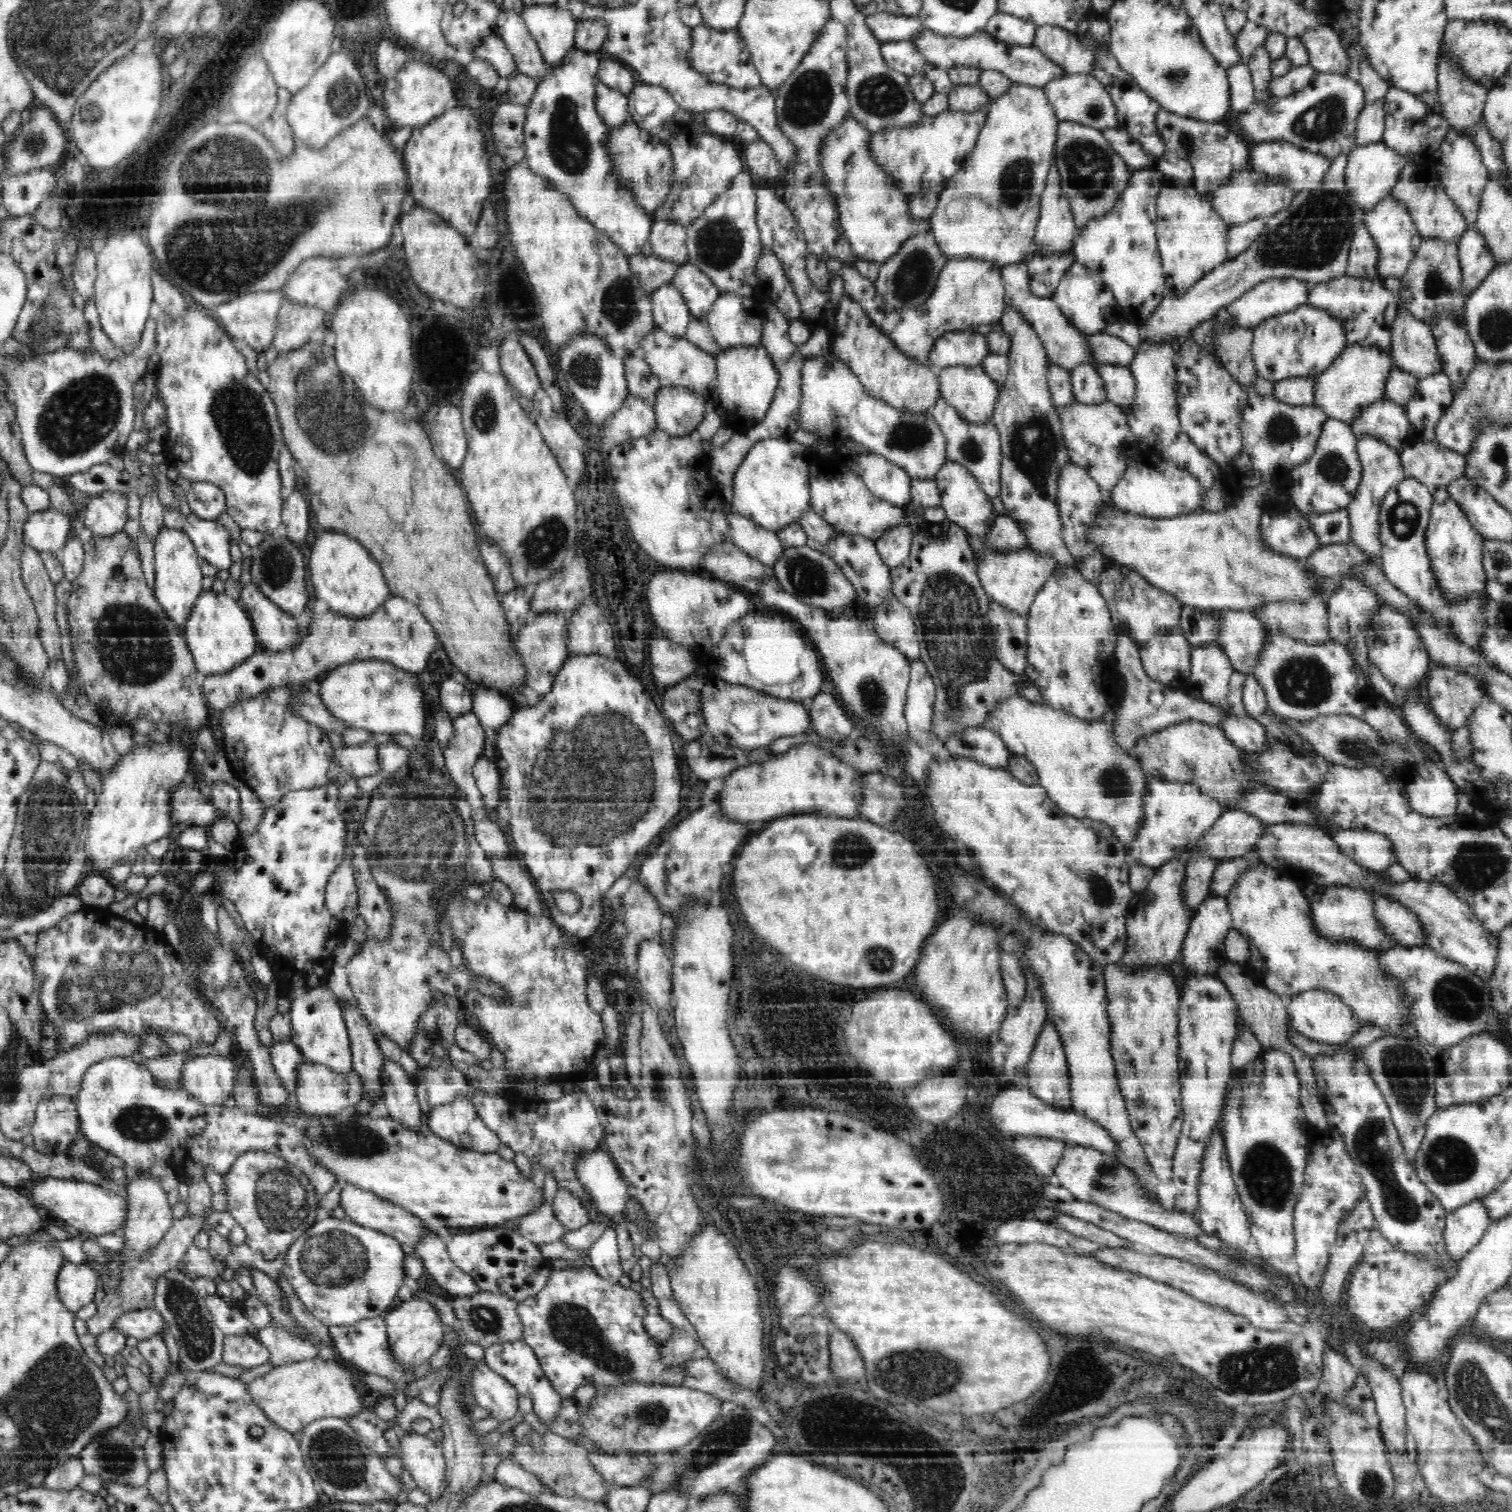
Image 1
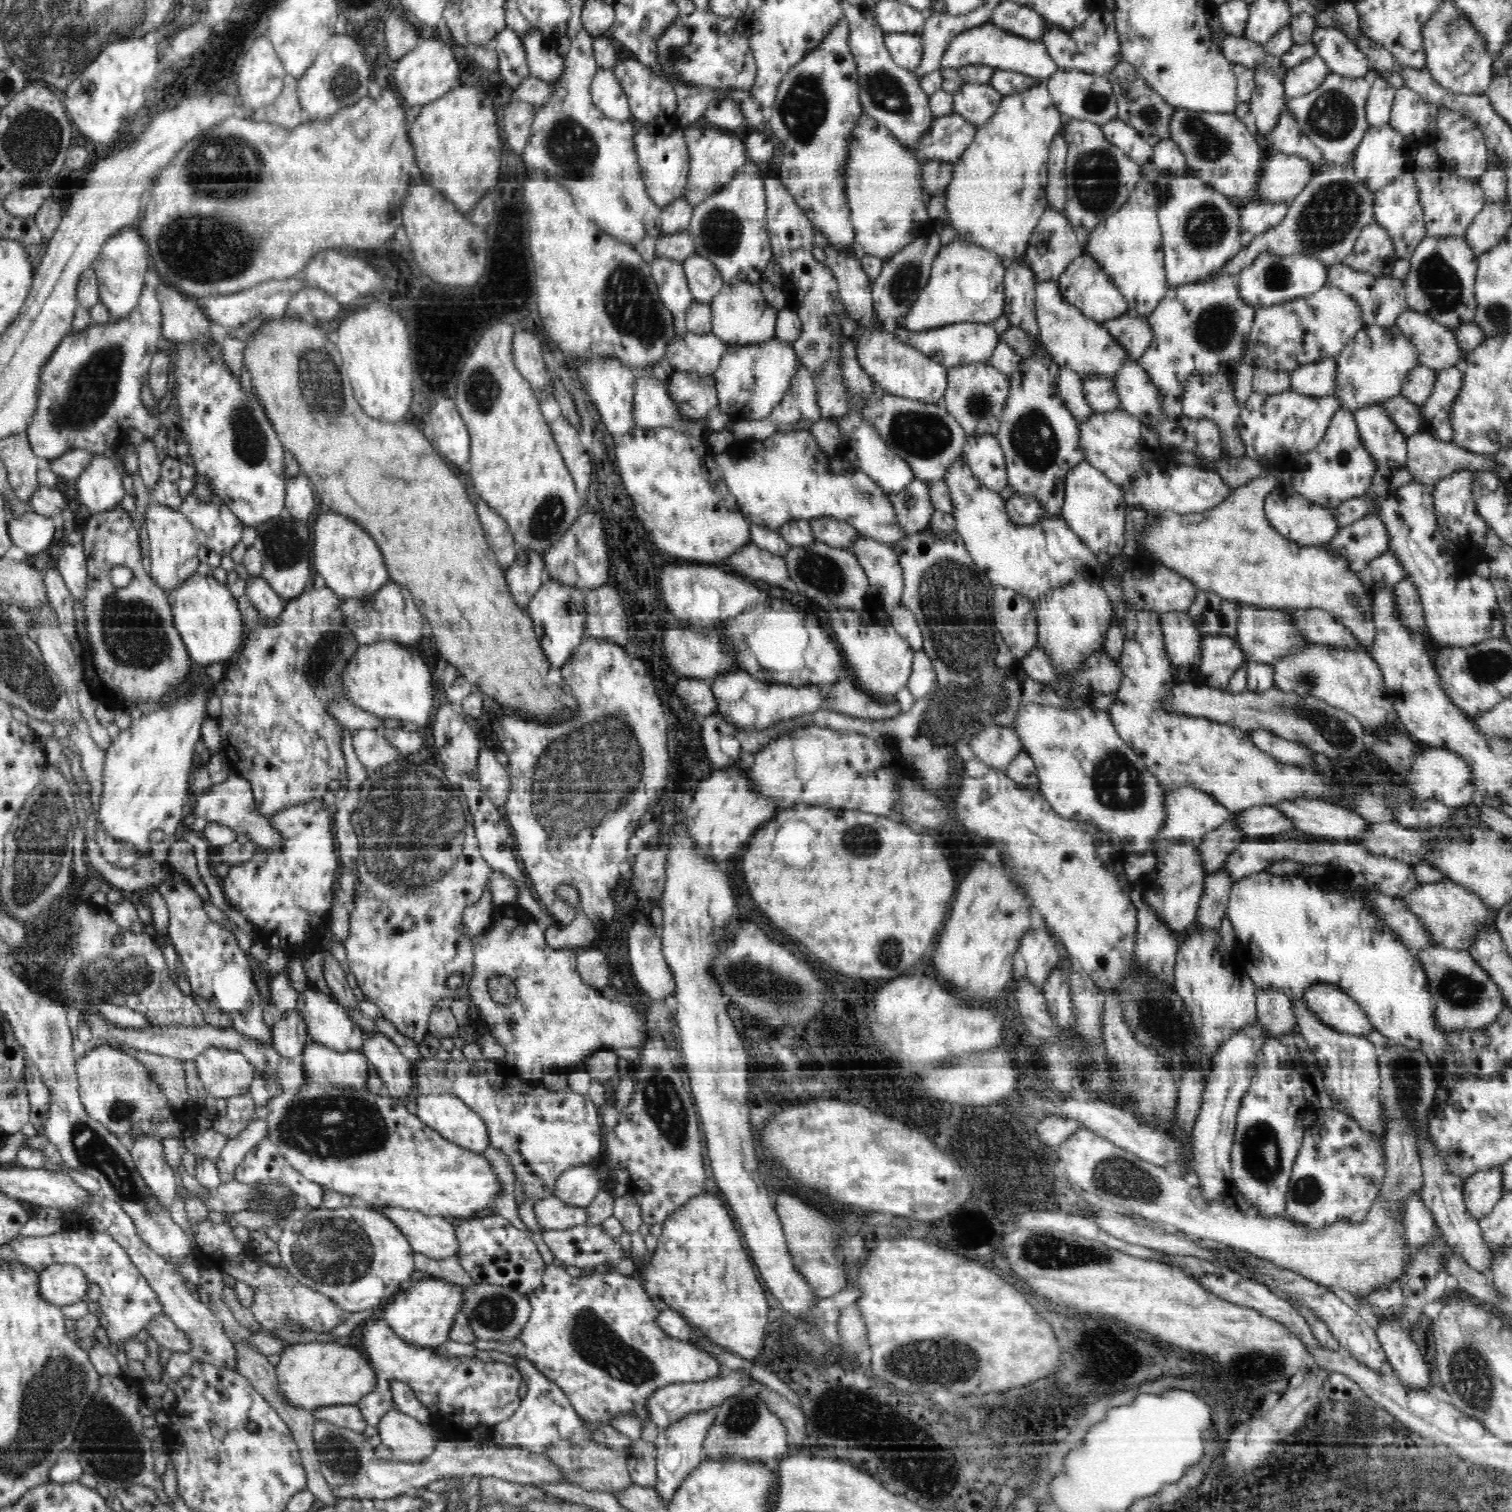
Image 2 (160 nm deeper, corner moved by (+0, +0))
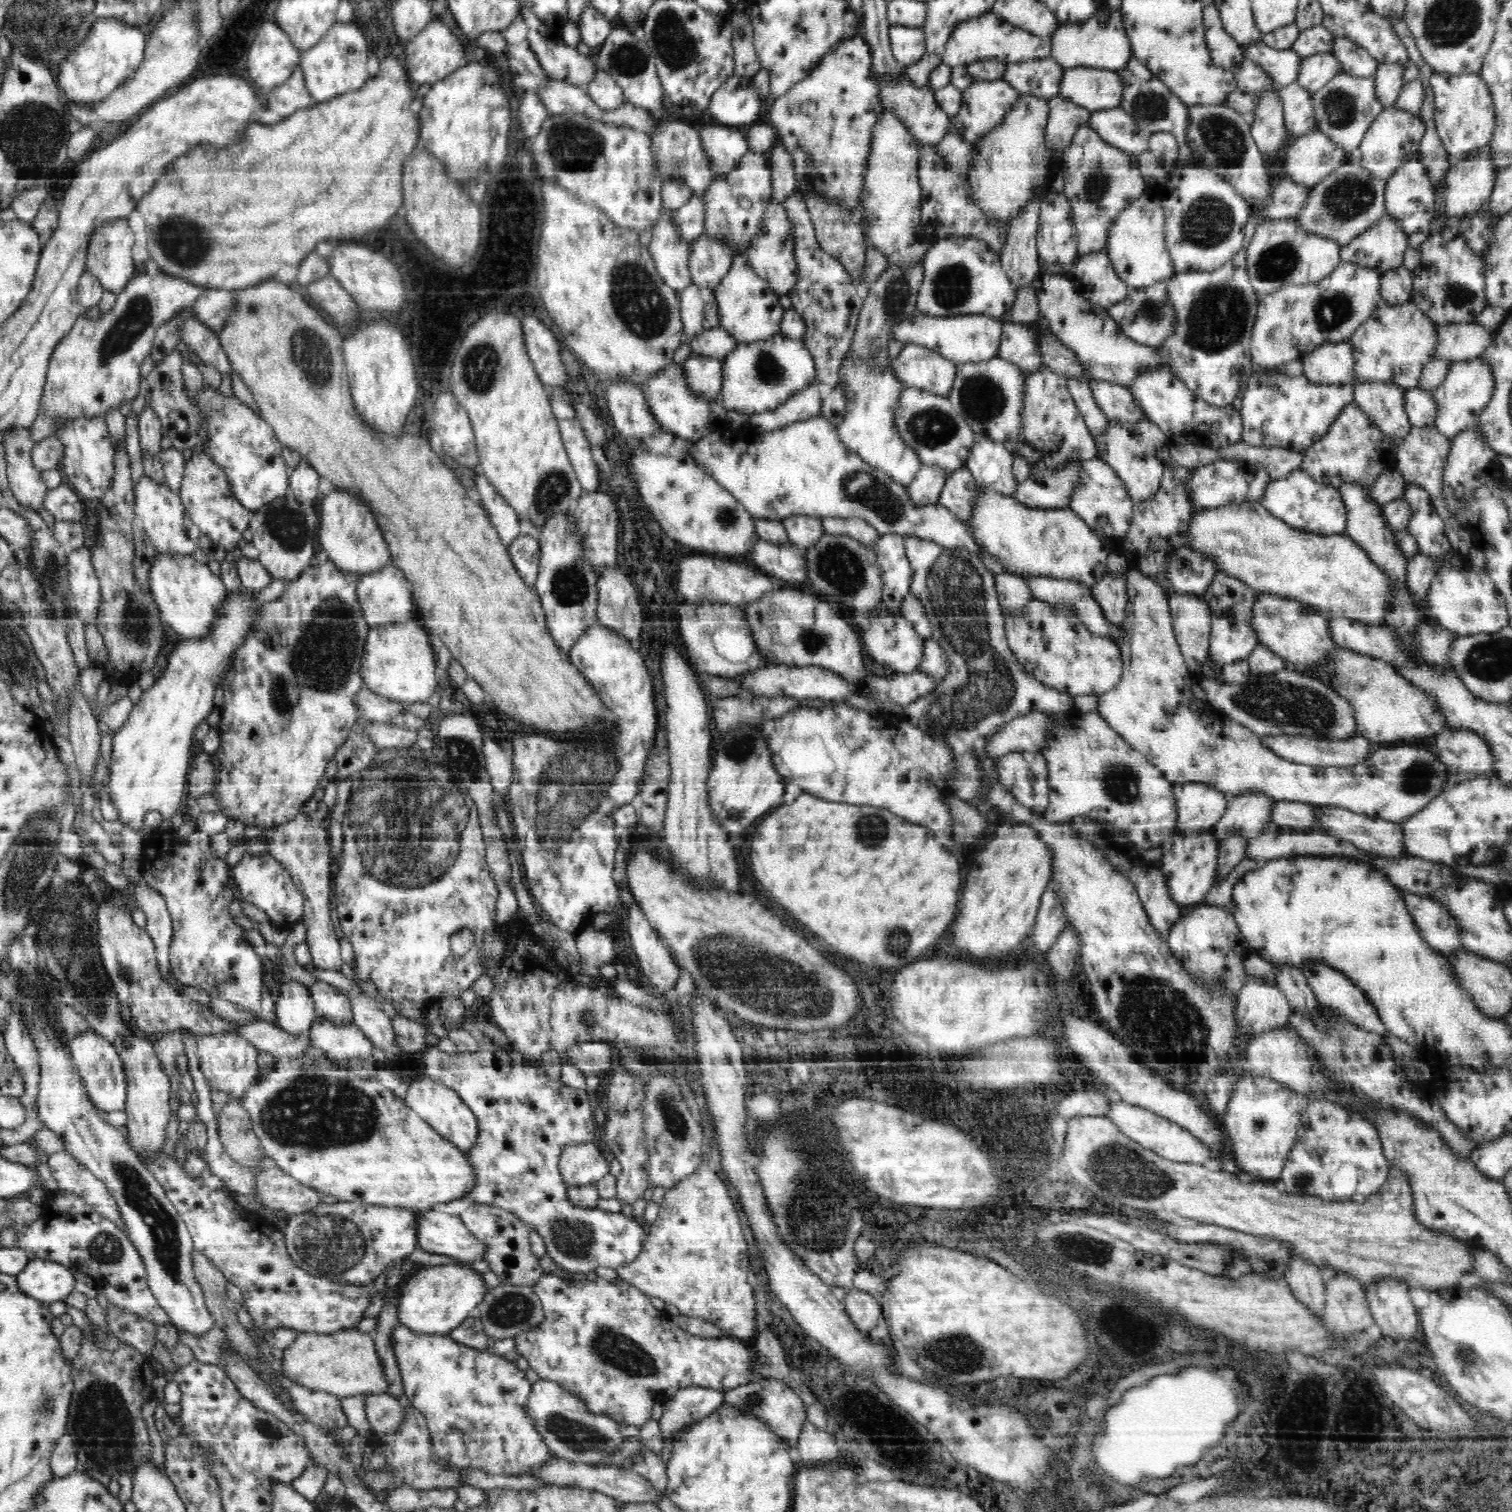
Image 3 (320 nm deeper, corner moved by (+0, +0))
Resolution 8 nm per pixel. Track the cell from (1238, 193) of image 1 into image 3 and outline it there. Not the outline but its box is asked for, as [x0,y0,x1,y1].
[1282,127,1353,189]

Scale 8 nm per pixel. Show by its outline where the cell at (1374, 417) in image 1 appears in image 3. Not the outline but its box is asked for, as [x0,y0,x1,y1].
[1404,387,1436,427]

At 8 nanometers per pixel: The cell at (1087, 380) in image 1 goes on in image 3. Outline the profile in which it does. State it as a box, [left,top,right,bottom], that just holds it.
[1090,379,1144,421]

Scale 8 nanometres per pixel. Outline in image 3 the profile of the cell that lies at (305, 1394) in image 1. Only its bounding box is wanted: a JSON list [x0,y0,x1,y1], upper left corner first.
[280,1328,388,1399]

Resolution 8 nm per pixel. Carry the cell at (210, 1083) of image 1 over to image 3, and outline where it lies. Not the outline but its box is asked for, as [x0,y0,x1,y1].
[197,1031,259,1096]

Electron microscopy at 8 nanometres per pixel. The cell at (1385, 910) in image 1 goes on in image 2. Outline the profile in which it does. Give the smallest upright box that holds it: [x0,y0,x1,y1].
[1402,883,1496,949]

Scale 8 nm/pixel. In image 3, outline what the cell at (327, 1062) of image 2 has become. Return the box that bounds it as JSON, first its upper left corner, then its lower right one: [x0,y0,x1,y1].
[309,1019,375,1069]

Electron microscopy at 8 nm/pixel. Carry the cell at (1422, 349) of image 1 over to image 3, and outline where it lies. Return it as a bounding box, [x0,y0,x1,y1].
[1431,322,1498,363]

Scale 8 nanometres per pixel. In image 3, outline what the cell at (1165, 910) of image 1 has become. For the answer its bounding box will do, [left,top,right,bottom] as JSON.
[1160,833,1219,906]

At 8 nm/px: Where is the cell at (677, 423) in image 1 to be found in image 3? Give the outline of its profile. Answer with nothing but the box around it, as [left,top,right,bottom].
[683,353,723,402]

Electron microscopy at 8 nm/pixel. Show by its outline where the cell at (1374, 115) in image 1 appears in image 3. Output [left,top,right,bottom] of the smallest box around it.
[1375,64,1405,110]

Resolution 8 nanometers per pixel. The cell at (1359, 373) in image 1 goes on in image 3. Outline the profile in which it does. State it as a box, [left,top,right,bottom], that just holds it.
[1350,299,1436,390]

